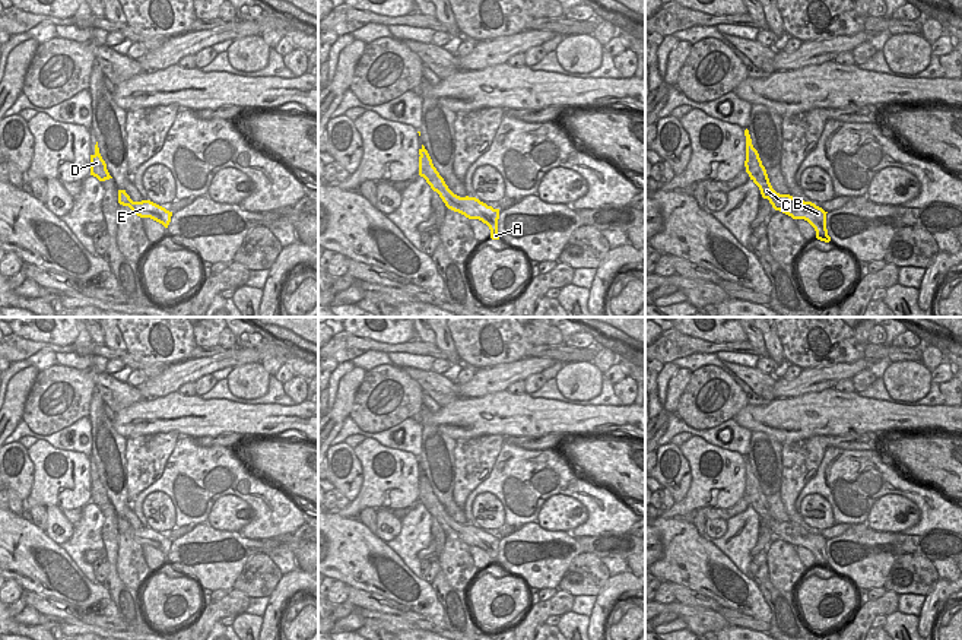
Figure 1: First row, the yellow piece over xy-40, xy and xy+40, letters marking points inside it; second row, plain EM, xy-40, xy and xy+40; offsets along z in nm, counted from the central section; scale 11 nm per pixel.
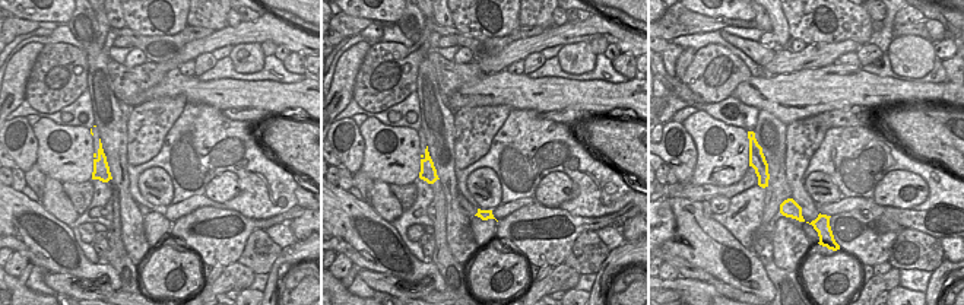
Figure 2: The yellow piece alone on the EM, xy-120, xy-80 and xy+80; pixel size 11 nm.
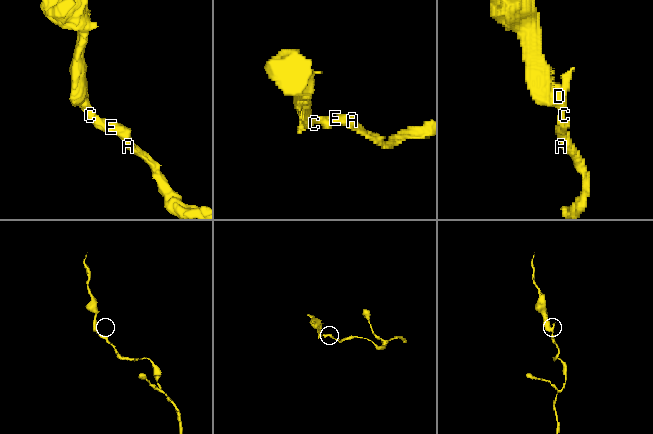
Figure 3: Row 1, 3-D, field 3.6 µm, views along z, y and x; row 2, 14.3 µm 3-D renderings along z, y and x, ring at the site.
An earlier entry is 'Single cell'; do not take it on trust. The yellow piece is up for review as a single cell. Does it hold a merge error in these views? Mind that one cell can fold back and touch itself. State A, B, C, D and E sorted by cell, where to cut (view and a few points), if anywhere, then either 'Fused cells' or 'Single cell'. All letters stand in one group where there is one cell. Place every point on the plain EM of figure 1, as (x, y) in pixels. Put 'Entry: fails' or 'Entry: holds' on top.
Entry: fails
Groups: A B C E / D. Split along xy (419, 493), (421, 498). Fused cells.

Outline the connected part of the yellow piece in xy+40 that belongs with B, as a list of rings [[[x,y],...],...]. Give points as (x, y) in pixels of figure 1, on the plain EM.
[[[744,457],[746,463],[746,500],[750,507],[759,514],[763,526],[768,526],[775,538],[780,538],[793,546],[807,548],[816,558],[816,565],[825,570],[831,568],[826,557],[826,541],[822,535],[812,529],[796,526],[790,522],[777,520],[768,506],[766,497],[762,492],[758,478],[752,472],[749,457]]]

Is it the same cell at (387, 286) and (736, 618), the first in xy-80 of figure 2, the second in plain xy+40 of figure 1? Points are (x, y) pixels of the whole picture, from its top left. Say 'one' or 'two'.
two

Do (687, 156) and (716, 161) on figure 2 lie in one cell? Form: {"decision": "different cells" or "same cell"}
{"decision": "different cells"}

